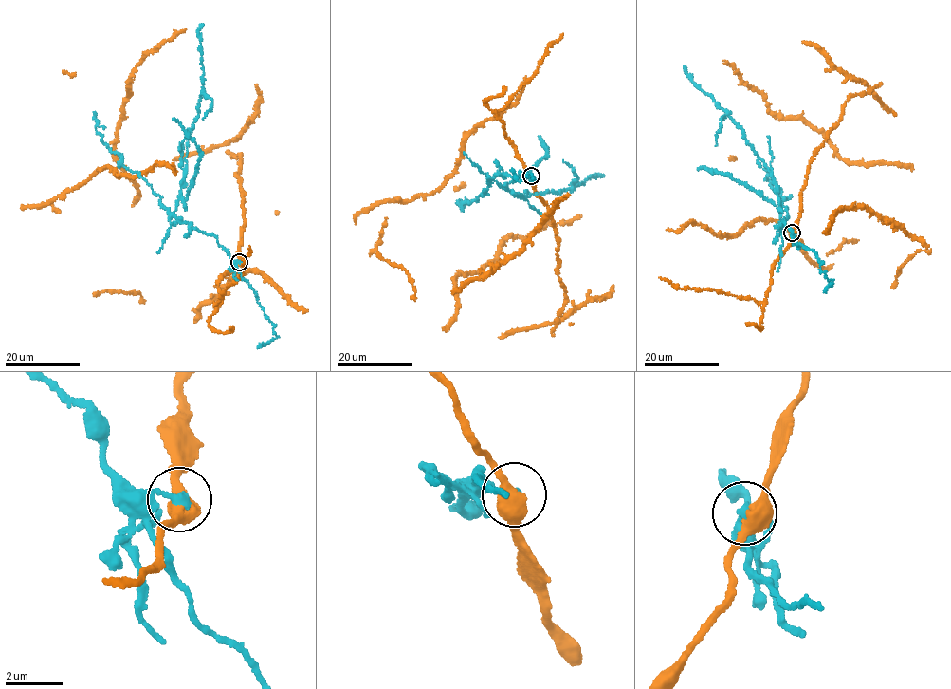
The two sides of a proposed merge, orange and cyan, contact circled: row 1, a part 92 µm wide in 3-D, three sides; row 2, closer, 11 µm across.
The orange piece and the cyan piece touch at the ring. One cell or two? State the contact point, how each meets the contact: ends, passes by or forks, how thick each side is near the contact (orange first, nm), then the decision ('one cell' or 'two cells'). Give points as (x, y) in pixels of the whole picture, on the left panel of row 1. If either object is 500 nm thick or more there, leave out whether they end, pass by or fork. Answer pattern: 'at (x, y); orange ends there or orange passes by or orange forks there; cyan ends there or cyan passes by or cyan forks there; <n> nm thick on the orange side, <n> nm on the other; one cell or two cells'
at (239, 262); 550 nm thick on the orange side, 300 nm on the other; two cells

